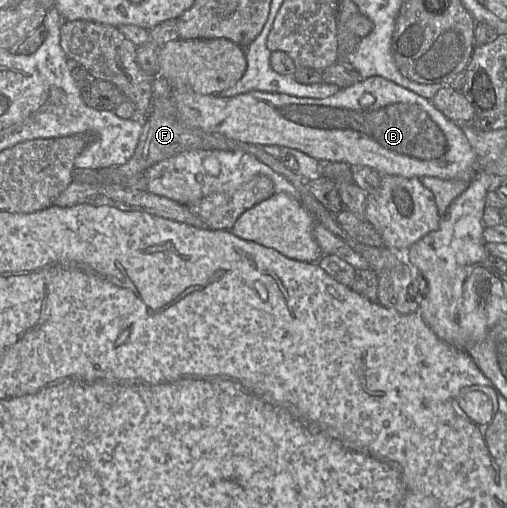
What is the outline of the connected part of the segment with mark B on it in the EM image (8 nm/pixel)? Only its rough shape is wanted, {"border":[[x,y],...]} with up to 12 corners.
{"border":[[372,76],[327,98],[174,89],[189,127],[472,181],[458,124]]}

